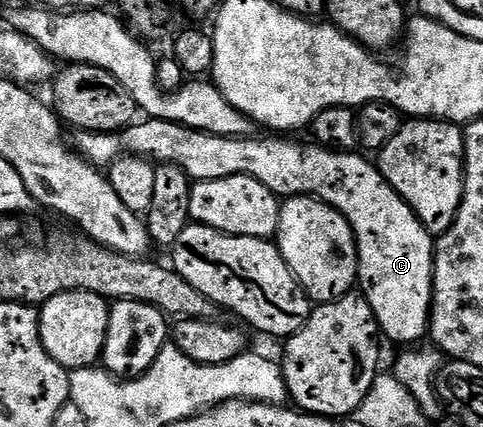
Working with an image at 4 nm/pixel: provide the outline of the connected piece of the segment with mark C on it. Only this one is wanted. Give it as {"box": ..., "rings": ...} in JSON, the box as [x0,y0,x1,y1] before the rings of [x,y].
{"box":[76,120,436,344],"rings":[[[142,120],[137,124],[131,124],[121,132],[113,134],[87,134],[79,133],[78,146],[76,145],[77,153],[81,154],[87,162],[93,162],[99,168],[109,167],[111,162],[116,159],[126,156],[137,156],[147,160],[153,160],[158,164],[169,164],[178,166],[185,172],[194,182],[203,182],[204,180],[220,180],[228,176],[252,176],[256,180],[260,180],[260,184],[264,184],[264,188],[268,188],[273,194],[279,196],[309,196],[318,198],[321,202],[329,204],[333,210],[339,210],[342,215],[348,220],[348,224],[354,233],[354,239],[358,245],[358,280],[357,285],[360,287],[361,293],[368,300],[368,304],[374,313],[374,319],[378,322],[378,328],[383,339],[386,338],[390,342],[408,342],[404,344],[418,344],[427,337],[428,327],[430,324],[430,301],[434,299],[434,244],[436,241],[435,235],[426,231],[424,224],[414,215],[412,208],[408,208],[408,204],[402,199],[397,192],[392,188],[392,184],[388,184],[388,180],[384,180],[382,173],[378,171],[377,165],[373,161],[370,162],[358,152],[347,152],[344,150],[327,150],[325,146],[317,144],[309,144],[310,146],[301,146],[298,142],[289,142],[289,137],[286,136],[266,136],[270,138],[258,138],[259,136],[247,136],[244,138],[225,138],[224,136],[216,136],[215,134],[206,134],[203,130],[193,130],[187,126],[181,126],[175,122],[160,122],[157,120]]]}

